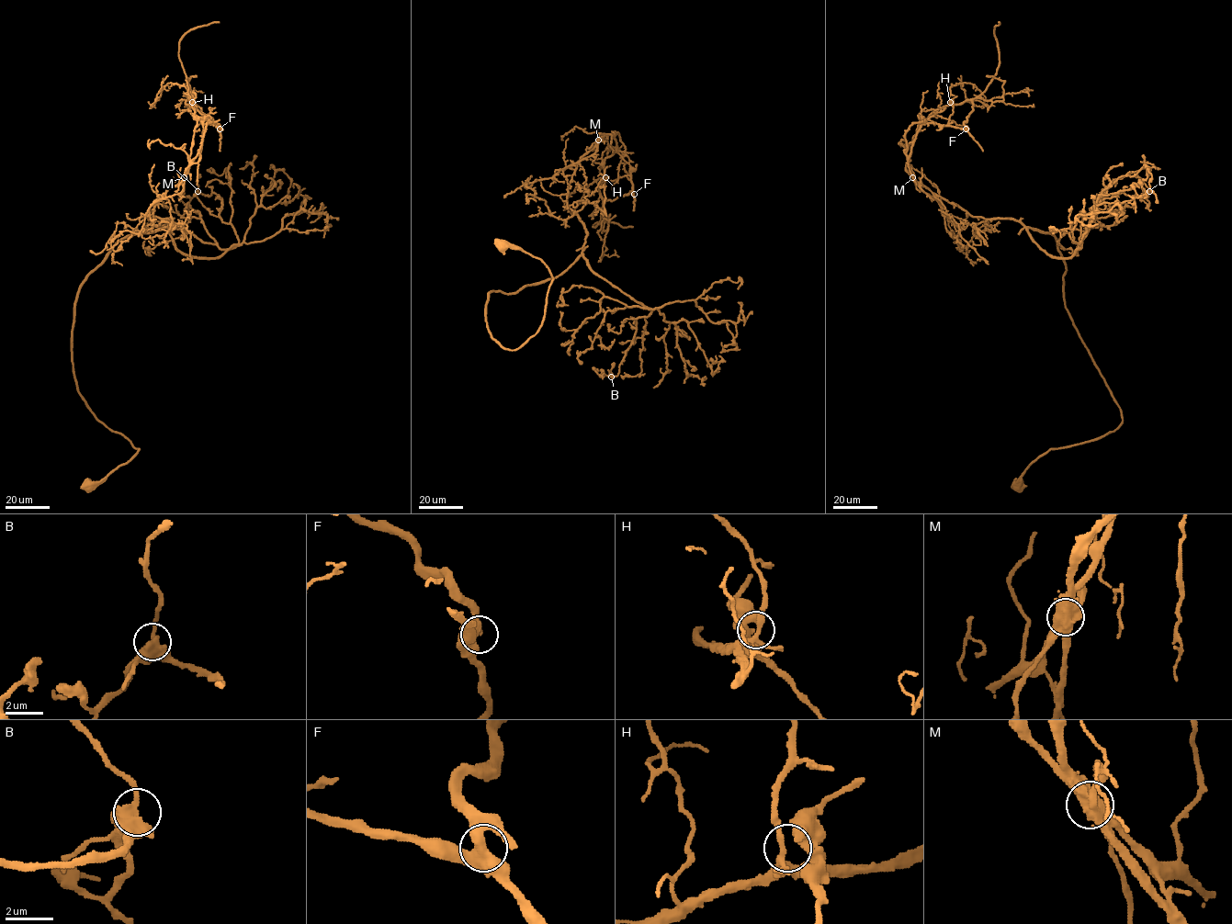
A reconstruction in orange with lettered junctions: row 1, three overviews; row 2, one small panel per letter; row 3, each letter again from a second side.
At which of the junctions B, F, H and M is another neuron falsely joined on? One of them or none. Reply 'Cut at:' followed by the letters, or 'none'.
Cut at: M

